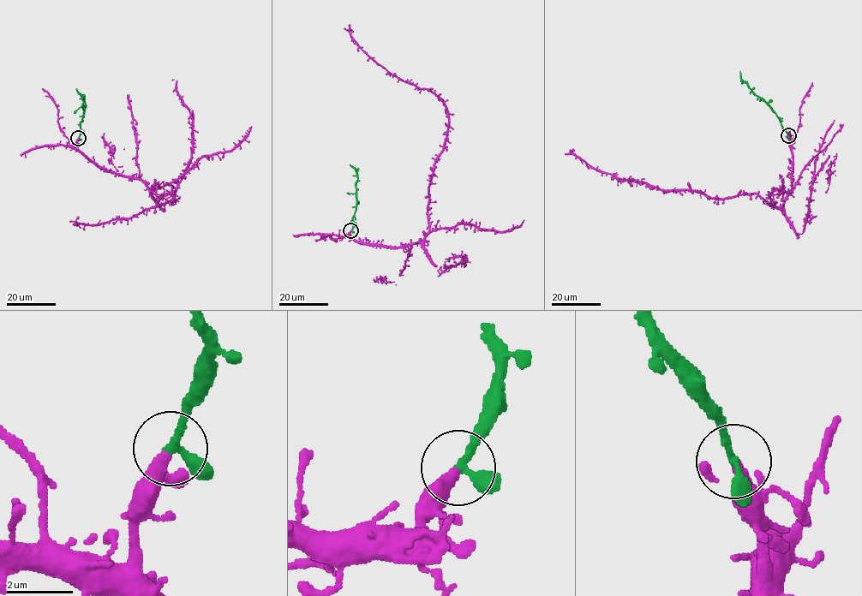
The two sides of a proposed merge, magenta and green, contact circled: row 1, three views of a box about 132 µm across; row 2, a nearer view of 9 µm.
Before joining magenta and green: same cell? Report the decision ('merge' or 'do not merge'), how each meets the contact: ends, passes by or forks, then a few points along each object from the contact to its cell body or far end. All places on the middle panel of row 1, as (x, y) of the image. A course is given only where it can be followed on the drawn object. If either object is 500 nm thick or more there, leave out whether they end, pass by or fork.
merge; magenta ends there; green passes by; magenta runs (351, 231), (371, 244), (422, 241), (448, 122), (435, 94), (391, 74), (353, 32); green runs (351, 230), (356, 208), (357, 172), (349, 164)

